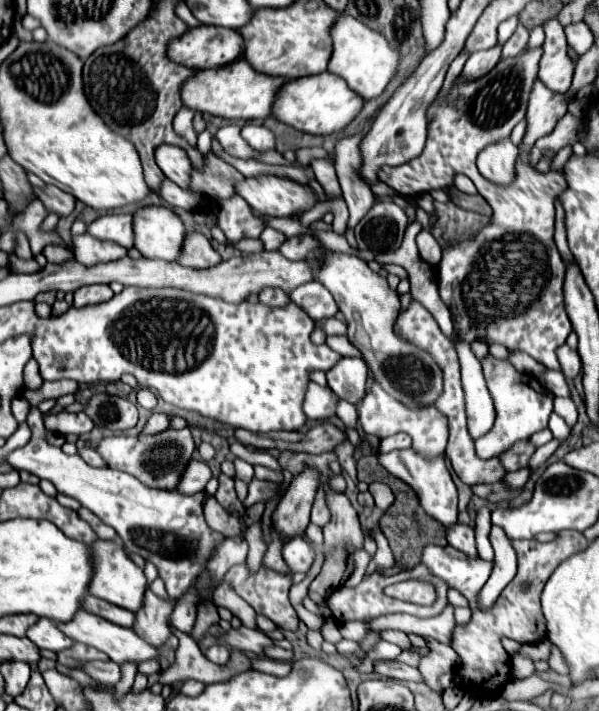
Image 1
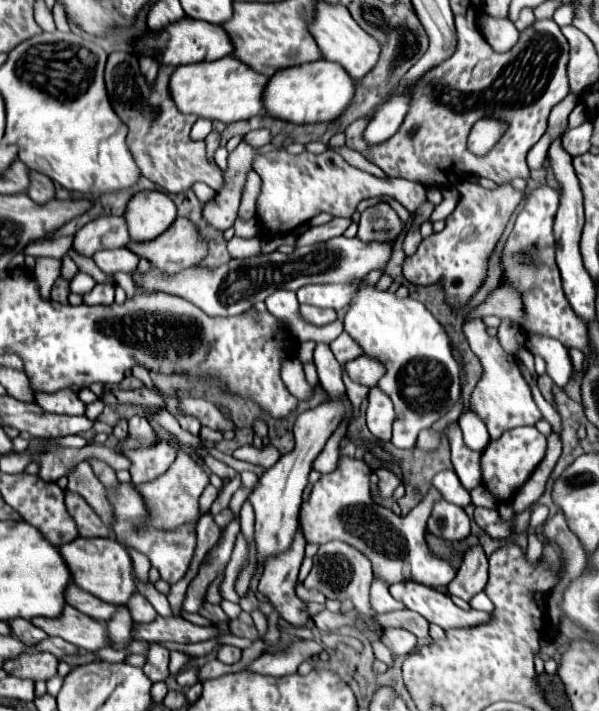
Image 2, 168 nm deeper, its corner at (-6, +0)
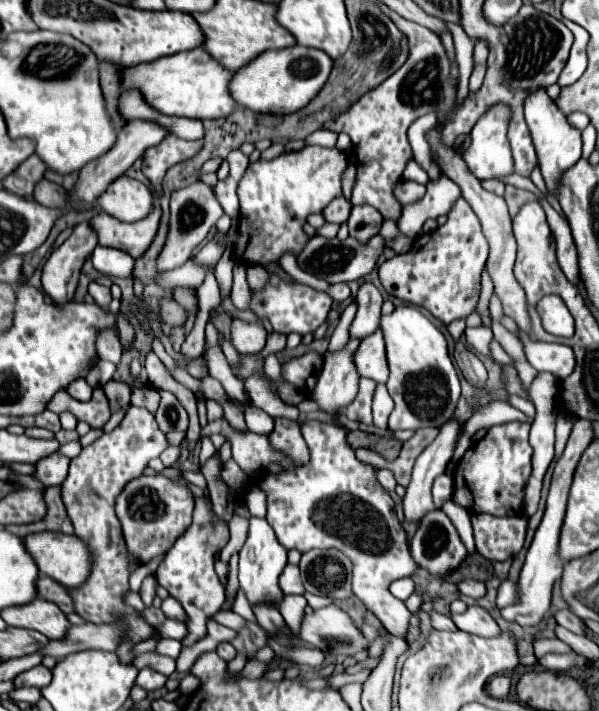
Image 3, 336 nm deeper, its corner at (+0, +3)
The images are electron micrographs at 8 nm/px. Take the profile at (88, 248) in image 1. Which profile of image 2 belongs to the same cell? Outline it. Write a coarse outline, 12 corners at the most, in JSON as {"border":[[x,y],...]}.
{"border":[[103,249],[93,261],[103,273],[137,269],[129,249]]}

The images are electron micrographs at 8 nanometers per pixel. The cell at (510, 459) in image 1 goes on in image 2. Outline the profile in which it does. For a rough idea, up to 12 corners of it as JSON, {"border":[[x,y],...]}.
{"border":[[515,427],[483,451],[483,485],[501,501],[547,451],[535,427]]}

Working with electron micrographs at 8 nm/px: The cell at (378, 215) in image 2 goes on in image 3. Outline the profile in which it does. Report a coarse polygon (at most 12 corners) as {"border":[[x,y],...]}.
{"border":[[353,206],[349,236],[371,240],[383,218],[373,206]]}

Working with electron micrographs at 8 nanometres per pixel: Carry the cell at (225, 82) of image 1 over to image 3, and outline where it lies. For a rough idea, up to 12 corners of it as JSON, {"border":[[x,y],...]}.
{"border":[[203,48],[121,68],[165,116],[223,118],[233,72]]}

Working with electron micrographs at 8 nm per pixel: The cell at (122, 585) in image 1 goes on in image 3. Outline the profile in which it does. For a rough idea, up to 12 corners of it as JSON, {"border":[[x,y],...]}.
{"border":[[57,532],[25,536],[41,574],[65,588],[89,576],[89,548]]}

